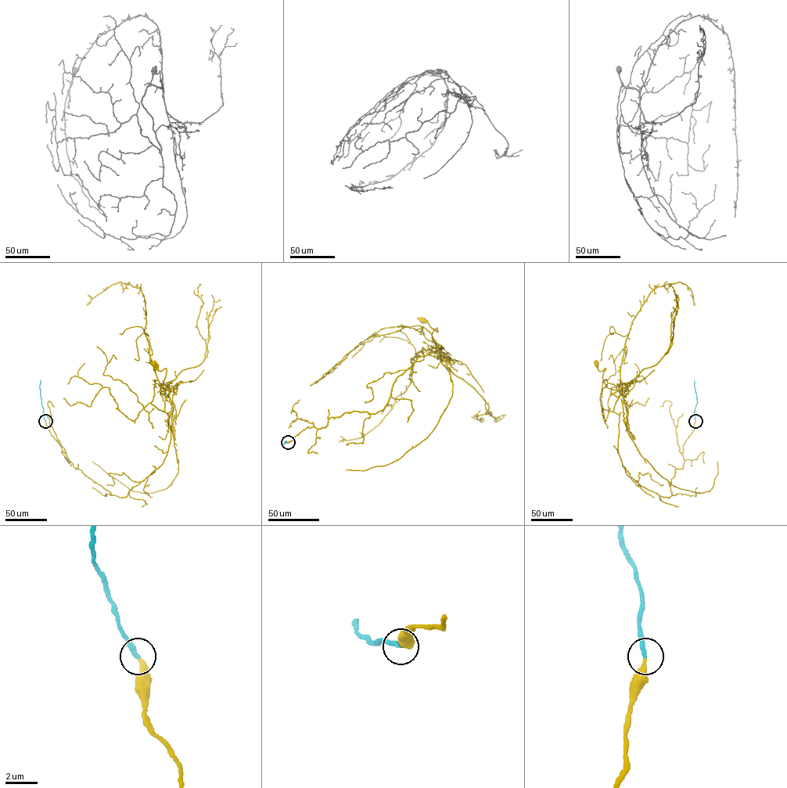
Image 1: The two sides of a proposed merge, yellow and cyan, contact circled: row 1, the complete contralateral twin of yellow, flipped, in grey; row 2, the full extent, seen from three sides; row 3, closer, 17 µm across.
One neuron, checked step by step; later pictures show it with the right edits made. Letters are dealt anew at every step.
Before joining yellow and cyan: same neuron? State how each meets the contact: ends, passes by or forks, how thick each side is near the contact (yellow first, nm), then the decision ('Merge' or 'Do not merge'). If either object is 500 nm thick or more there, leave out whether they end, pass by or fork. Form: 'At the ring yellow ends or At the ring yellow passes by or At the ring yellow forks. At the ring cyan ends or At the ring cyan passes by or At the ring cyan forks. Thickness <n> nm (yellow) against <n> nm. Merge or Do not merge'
At the ring yellow ends. At the ring cyan ends. Thickness 280 nm (yellow) against 300 nm. Merge

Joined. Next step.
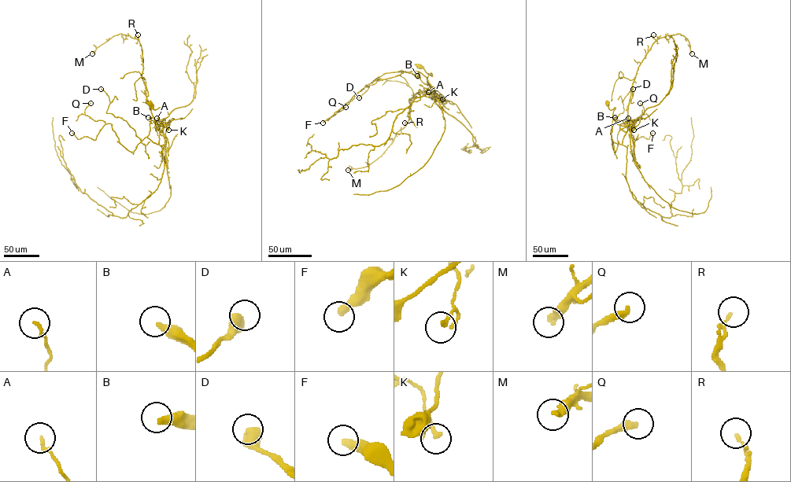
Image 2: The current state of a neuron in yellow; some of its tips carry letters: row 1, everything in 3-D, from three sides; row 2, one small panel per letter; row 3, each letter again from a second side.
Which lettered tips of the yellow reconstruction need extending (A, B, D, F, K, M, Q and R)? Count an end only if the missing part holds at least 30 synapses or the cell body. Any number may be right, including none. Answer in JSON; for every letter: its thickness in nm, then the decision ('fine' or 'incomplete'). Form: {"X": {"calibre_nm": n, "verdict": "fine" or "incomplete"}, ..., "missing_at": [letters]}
{"A": {"calibre_nm": 140, "verdict": "incomplete"}, "B": {"calibre_nm": 380, "verdict": "incomplete"}, "D": {"calibre_nm": 600, "verdict": "fine"}, "F": {"calibre_nm": 360, "verdict": "incomplete"}, "K": {"calibre_nm": 150, "verdict": "fine"}, "M": {"calibre_nm": 340, "verdict": "incomplete"}, "Q": {"calibre_nm": 320, "verdict": "fine"}, "R": {"calibre_nm": 150, "verdict": "fine"}, "missing_at": ["A", "B", "F", "M"]}

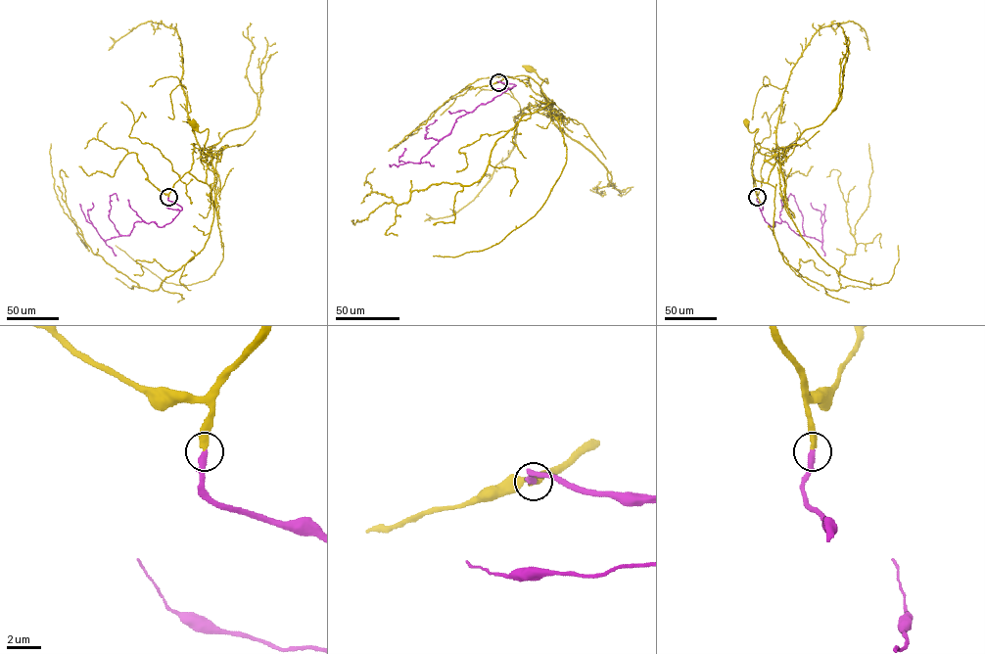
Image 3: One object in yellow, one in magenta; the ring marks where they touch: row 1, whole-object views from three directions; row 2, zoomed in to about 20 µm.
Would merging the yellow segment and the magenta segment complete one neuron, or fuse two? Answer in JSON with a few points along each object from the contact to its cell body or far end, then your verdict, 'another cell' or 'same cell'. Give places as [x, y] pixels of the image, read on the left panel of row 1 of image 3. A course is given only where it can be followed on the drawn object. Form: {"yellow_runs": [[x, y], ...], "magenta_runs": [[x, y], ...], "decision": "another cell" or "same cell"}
{"yellow_runs": [[168, 197], [186, 172], [206, 181], [209, 164], [203, 151], [208, 129], [200, 132], [194, 124]], "magenta_runs": [[168, 197], [182, 209], [170, 222], [159, 227], [135, 221], [129, 235], [105, 242], [89, 219], [92, 203]], "decision": "same cell"}

